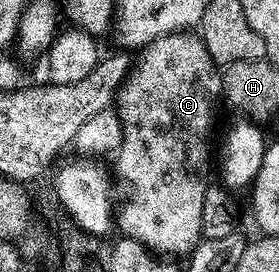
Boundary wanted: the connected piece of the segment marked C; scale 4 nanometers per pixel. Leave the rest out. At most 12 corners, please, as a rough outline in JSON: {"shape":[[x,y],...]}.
{"shape":[[200,34],[140,48],[115,98],[122,236],[201,242],[222,72]]}

